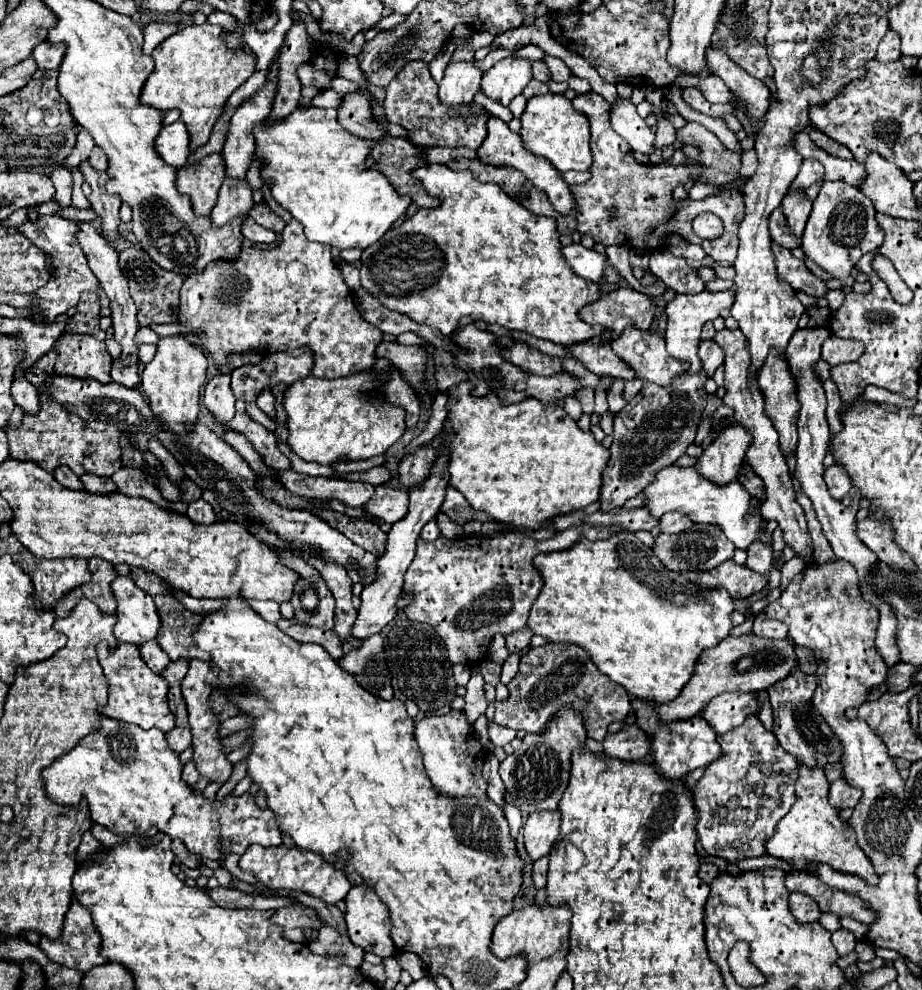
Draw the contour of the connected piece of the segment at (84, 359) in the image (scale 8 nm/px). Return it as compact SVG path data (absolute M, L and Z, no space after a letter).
M64 334L58 342L58 374L92 378L106 384L110 382L110 364L112 356L106 344L90 334Z

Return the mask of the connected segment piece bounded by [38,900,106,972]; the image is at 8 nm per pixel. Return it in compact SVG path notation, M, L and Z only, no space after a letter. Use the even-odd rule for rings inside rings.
M72 900L62 936L58 940L40 938L38 946L52 962L80 972L88 972L90 968L106 962L102 960L102 956L98 956L98 944L100 940L92 924L90 912L86 912L86 908Z

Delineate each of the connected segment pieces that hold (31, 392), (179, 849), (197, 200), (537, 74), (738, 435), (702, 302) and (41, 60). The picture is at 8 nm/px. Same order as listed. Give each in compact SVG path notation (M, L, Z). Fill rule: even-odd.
M18 378L12 384L12 398L14 404L24 410L24 414L38 414L40 410L40 394L34 384L30 384L26 378Z
M172 840L172 852L174 852L176 858L178 858L182 864L186 864L188 868L198 868L198 858L196 858L192 852L188 852L188 848L186 848L180 840Z
M208 154L192 166L178 170L176 188L178 192L192 198L192 208L196 216L208 216L214 208L218 190L224 182L222 176L224 168L220 154Z
M542 60L532 62L532 74L534 74L534 80L540 80L540 82L548 82L548 80L550 80L548 66L546 66Z
M730 424L698 458L696 470L706 476L706 480L726 486L736 482L738 470L744 462L750 436L746 436L742 424Z
M734 288L724 292L700 292L700 294L676 294L672 302L666 306L668 314L668 330L666 330L666 348L670 356L674 356L680 362L688 362L688 374L698 374L702 368L698 358L698 342L700 342L700 330L708 320L716 320L724 310L730 310L734 304Z
M42 42L34 48L32 58L36 60L36 66L40 70L58 70L58 64L62 62L62 46L52 46L50 42Z

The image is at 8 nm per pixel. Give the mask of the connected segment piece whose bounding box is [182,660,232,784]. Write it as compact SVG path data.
M190 660L190 670L188 670L186 678L182 680L182 694L186 700L186 708L188 708L188 724L190 724L190 732L192 732L192 750L194 750L192 760L196 764L196 770L200 772L200 776L208 778L208 782L224 784L230 778L232 764L226 760L226 756L220 750L220 740L216 738L218 722L214 720L214 714L210 712L210 706L208 706L208 696L214 690L216 676L218 676L218 666L214 662Z

